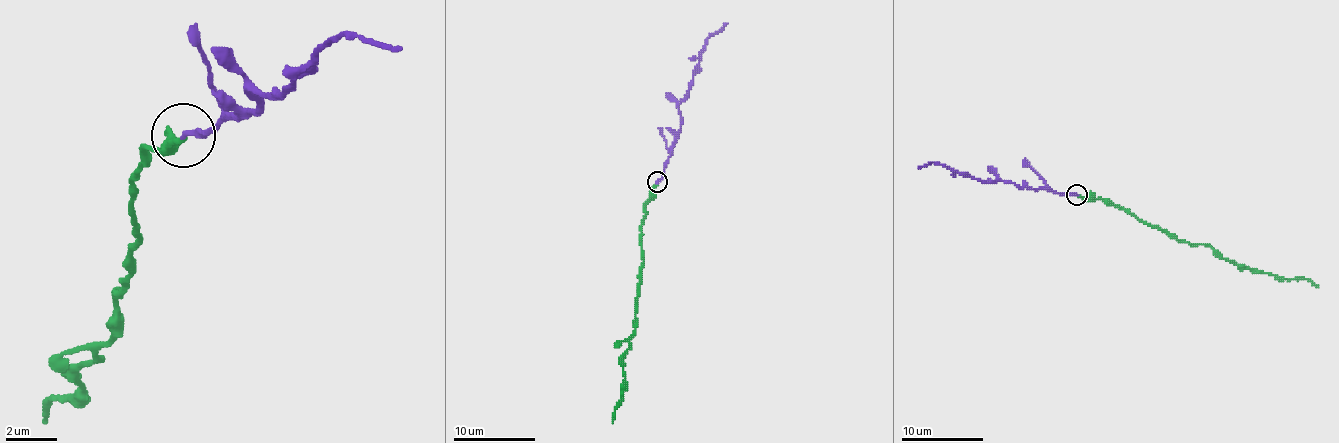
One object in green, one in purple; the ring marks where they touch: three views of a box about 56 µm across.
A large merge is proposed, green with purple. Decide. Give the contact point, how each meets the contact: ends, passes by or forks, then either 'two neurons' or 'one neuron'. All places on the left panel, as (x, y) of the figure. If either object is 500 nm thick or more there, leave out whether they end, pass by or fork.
at (183, 135); green ends there; purple ends there; two neurons

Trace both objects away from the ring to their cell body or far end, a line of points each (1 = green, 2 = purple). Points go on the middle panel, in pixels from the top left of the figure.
1: (658, 181), (641, 226), (643, 265), (635, 329), (623, 359), (625, 382), (621, 390), (621, 405), (613, 423)
2: (658, 181), (680, 128), (678, 103), (705, 41), (727, 23)

